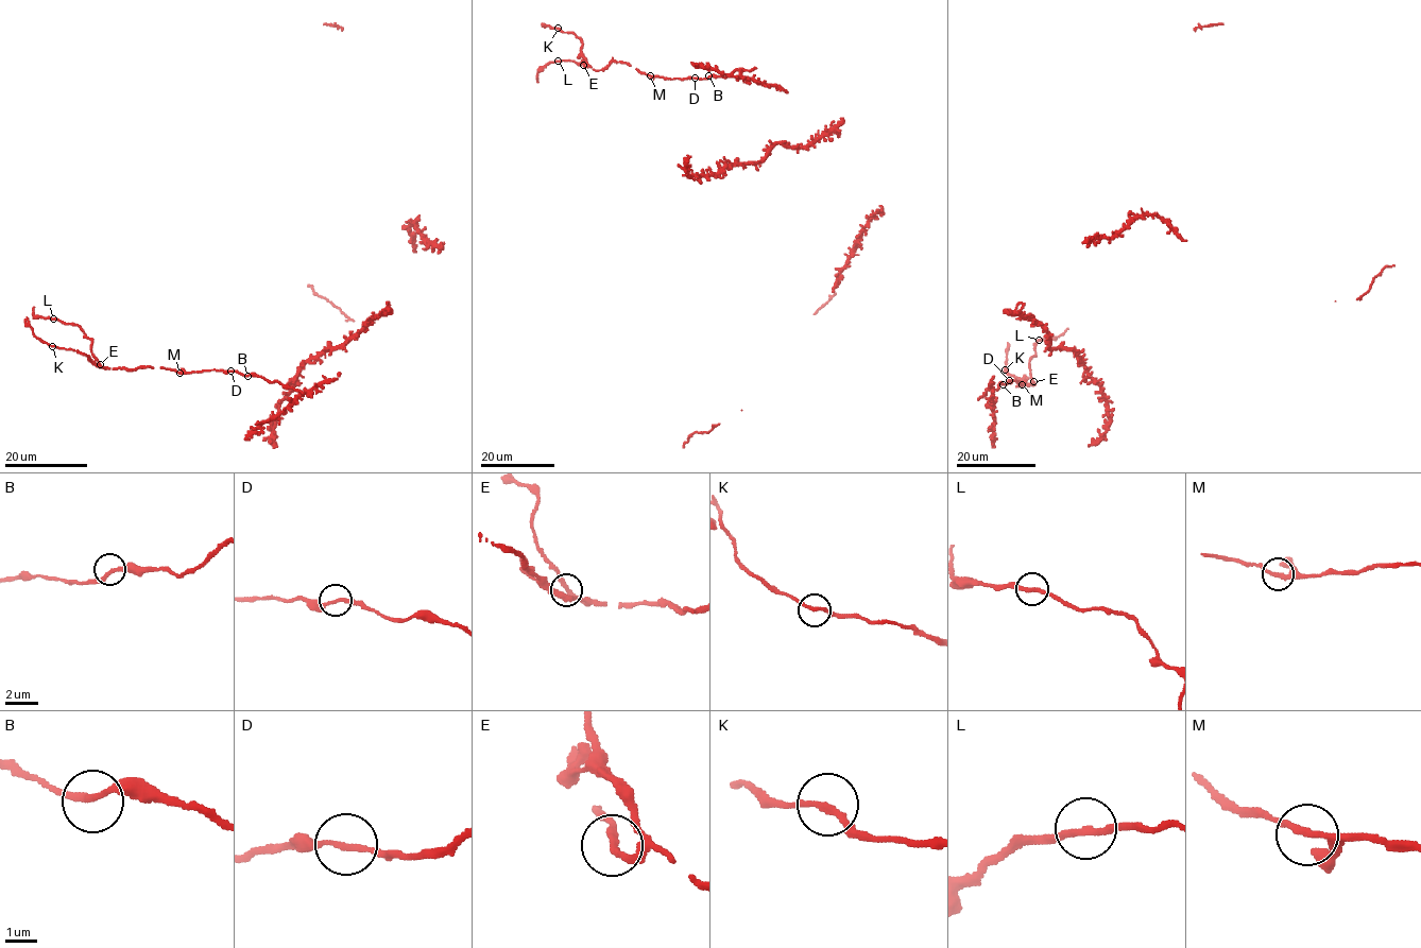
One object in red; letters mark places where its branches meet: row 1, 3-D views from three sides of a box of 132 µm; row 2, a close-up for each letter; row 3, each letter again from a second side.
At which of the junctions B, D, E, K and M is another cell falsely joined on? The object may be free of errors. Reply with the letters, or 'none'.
none

